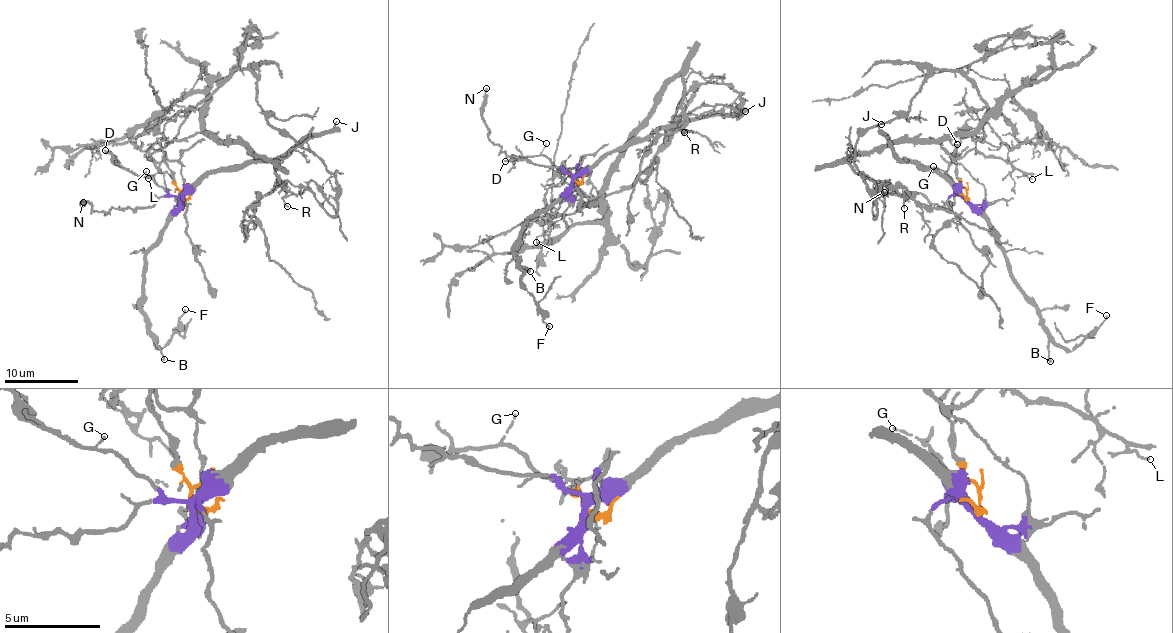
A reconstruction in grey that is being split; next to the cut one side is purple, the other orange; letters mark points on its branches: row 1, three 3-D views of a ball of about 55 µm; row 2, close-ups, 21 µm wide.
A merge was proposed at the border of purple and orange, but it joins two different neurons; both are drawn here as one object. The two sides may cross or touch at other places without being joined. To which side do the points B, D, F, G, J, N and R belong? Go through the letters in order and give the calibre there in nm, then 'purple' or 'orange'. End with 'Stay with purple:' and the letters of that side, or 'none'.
B: 190 nm thick; purple
D: 220 nm thick; purple
F: 160 nm thick; purple
G: 90 nm thick; purple
J: 130 nm thick; purple
N: 150 nm thick; purple
R: 120 nm thick; orange
Stay with purple: B, D, F, G, J, N

